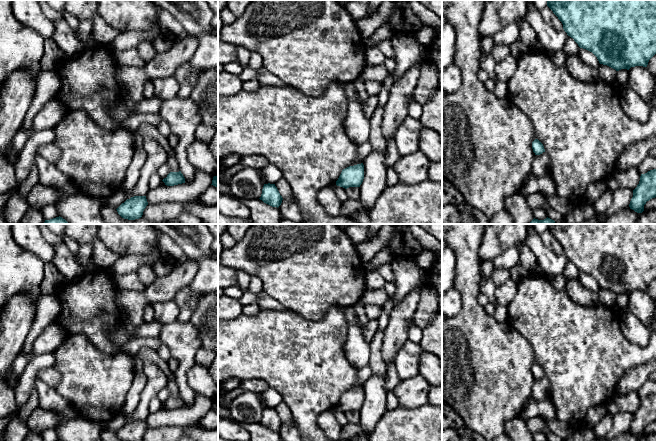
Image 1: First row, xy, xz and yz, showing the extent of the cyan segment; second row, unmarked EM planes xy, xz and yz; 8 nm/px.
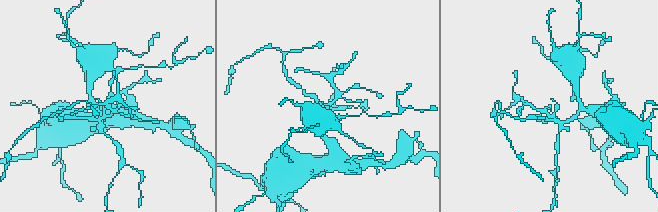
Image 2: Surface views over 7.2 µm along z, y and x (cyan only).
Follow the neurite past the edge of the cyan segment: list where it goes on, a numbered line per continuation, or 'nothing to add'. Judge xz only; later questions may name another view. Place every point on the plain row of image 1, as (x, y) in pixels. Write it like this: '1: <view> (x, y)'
1: xz (271, 397)

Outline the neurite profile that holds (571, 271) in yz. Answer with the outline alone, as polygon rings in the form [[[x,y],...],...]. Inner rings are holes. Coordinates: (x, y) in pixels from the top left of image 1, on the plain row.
[[[568,260],[563,275],[566,279],[578,279],[579,270],[573,262]]]

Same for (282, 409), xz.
[[[283,401],[275,407],[275,410],[277,411],[283,423],[286,423],[292,419],[292,413],[290,409]]]

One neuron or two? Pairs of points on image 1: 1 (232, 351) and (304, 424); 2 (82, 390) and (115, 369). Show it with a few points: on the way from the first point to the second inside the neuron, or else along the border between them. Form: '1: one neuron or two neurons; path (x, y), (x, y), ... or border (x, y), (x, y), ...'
1: one neuron; path (255, 353), (303, 401)
2: one neuron; path (90, 383), (98, 383), (107, 377)

